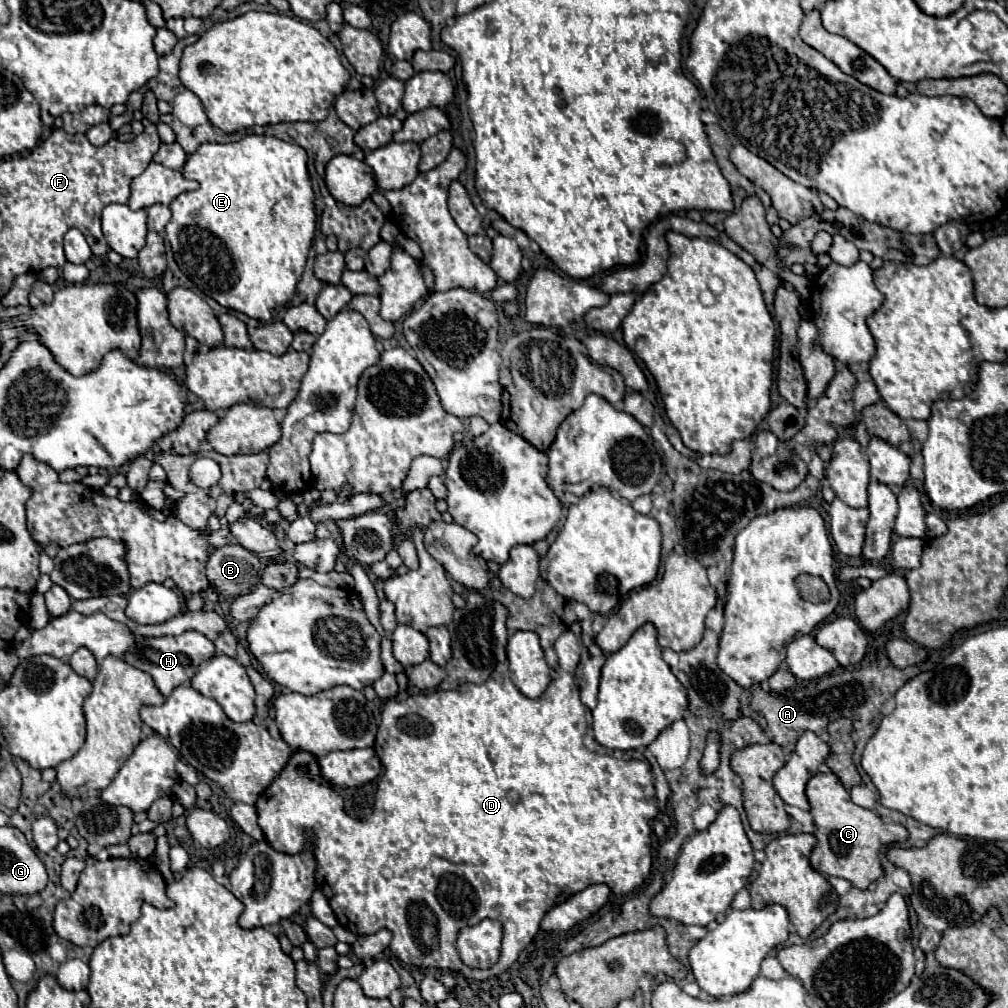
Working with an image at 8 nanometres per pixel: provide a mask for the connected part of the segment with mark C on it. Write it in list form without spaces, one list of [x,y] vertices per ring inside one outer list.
[[[817,773],[807,783],[807,799],[817,827],[817,845],[811,853],[811,865],[823,875],[843,877],[857,889],[867,889],[873,881],[883,877],[879,851],[889,843],[901,843],[909,831],[899,823],[883,823],[881,817],[869,809],[855,805],[833,773]]]

